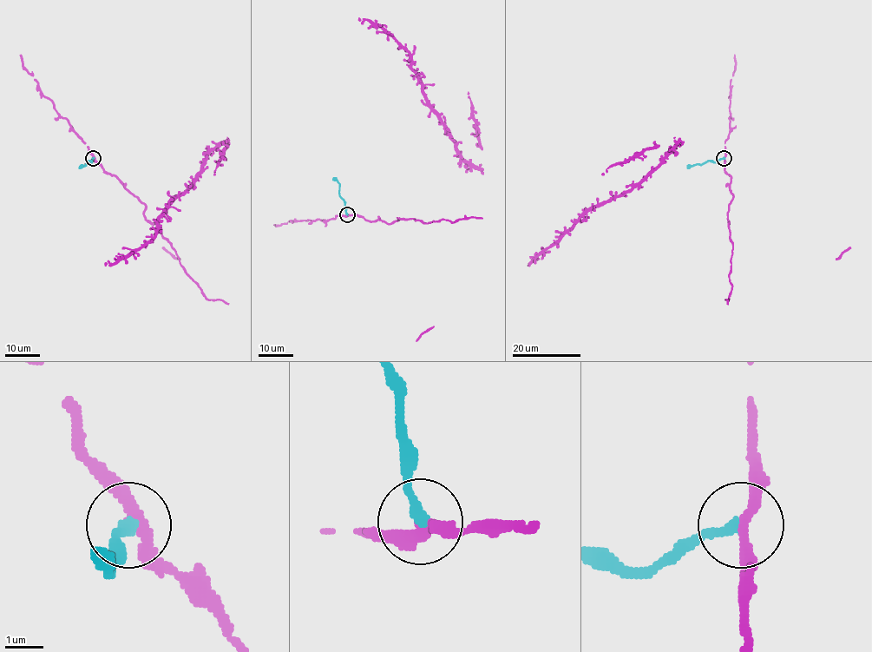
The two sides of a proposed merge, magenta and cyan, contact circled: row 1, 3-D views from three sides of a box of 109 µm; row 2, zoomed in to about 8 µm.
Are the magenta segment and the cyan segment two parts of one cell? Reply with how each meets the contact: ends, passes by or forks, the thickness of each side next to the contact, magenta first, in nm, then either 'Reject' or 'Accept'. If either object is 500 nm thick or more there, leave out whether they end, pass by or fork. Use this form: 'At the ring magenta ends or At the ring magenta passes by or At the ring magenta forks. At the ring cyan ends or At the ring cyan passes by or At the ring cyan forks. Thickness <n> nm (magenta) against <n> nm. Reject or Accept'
At the ring magenta passes by. At the ring cyan ends. Thickness 280 nm (magenta) against 300 nm. Reject

